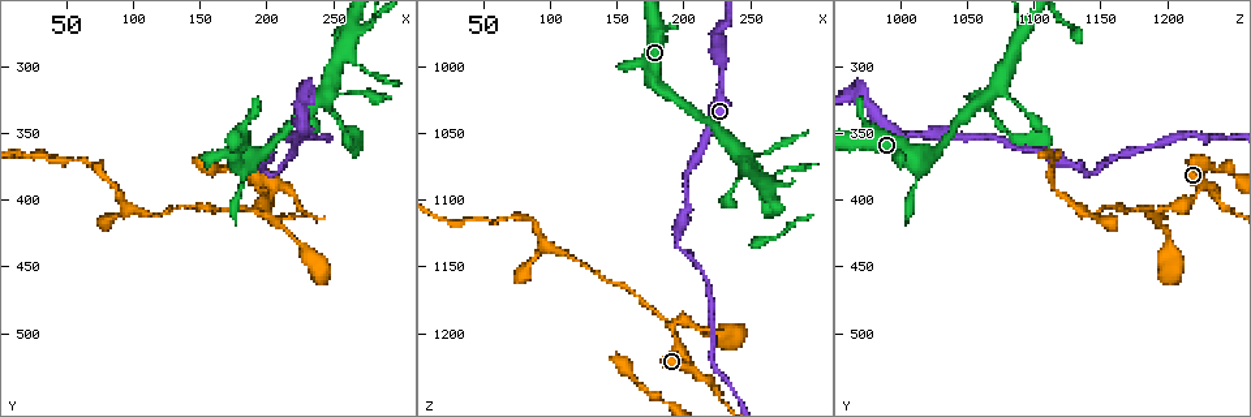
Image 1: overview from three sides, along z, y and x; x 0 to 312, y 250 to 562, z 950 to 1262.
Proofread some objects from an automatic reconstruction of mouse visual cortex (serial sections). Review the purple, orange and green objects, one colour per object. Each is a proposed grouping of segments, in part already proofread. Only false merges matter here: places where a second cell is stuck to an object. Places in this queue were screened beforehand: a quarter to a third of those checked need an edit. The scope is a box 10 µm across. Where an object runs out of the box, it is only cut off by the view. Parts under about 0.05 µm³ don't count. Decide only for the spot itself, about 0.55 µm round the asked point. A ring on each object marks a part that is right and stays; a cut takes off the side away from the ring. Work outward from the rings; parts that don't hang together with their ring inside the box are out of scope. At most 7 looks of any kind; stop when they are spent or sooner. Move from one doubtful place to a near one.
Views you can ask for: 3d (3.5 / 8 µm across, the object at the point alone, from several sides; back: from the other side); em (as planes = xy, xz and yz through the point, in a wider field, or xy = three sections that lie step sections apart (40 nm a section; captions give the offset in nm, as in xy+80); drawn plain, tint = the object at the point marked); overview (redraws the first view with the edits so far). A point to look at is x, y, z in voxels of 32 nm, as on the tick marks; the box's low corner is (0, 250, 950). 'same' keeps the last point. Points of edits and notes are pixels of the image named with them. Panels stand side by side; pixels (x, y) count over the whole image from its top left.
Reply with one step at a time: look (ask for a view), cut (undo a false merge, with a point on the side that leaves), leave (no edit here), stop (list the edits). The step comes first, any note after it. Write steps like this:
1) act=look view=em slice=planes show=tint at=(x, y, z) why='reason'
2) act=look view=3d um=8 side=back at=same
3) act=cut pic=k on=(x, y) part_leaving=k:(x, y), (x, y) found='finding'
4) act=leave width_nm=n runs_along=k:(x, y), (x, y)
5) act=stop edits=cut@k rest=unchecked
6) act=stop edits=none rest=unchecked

act=look view=3d um=8 side=back at=(190, 408, 1194) why='three arms meet'

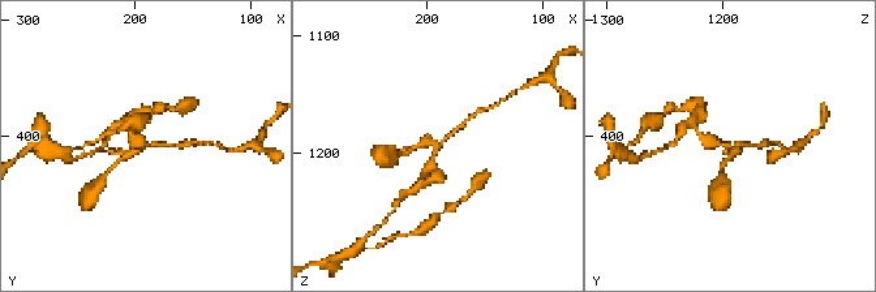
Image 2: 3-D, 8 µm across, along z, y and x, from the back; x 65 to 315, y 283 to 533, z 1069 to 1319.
act=look view=3d um=3.5 at=same

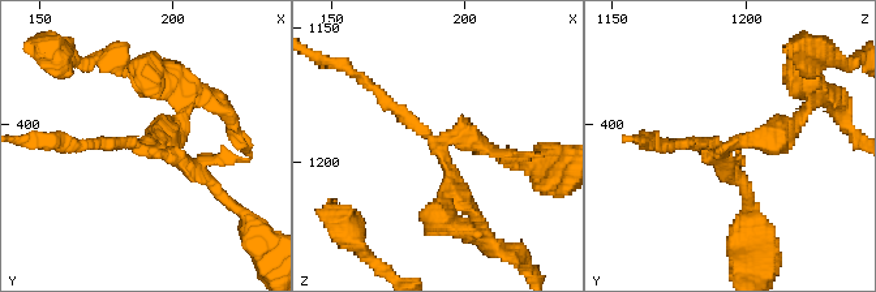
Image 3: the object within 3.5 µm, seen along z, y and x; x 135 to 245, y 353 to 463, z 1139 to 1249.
act=cut pic=3 on=(492, 151) found='a second cell is stuck on'

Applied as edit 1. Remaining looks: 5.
act=look view=3d um=3.5 side=back at=(262, 274, 1088) why='arms part here'

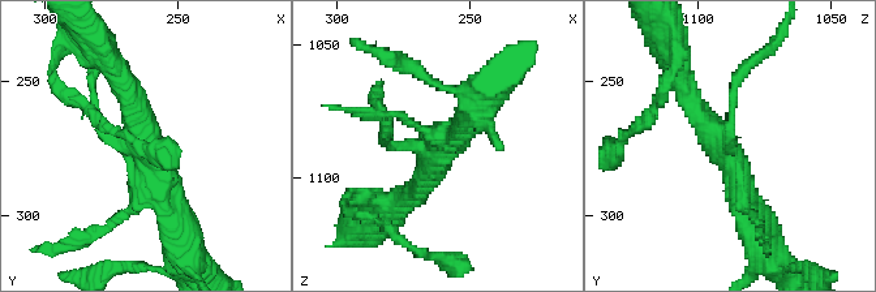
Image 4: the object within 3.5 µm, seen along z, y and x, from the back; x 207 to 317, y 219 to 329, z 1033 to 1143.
act=look view=em slice=xy step=1 show=tint at=(263, 277, 1087) arms=3 arm_widths_nm=150,300,350

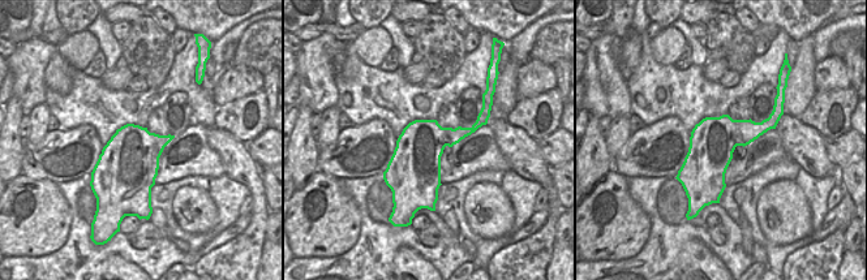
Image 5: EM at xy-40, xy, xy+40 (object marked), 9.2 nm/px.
act=leave width_nm=480 runs_along=4:(752, 227), (733, 155), (682, 84) found='all the same cell'

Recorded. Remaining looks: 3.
act=look view=overview why='see it whole again'

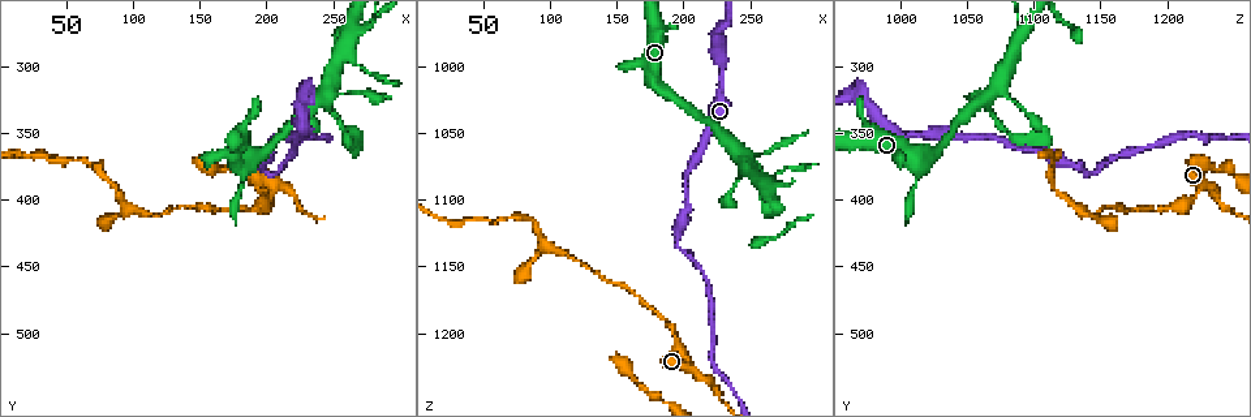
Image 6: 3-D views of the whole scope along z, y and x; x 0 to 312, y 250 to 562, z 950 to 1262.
act=look view=3d um=3.5 at=(100, 406, 1136) why='branch point'

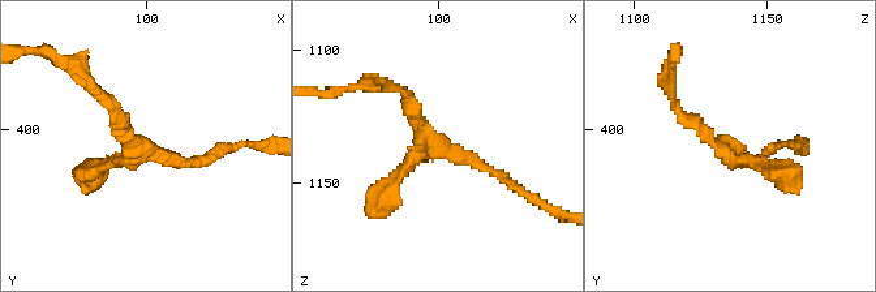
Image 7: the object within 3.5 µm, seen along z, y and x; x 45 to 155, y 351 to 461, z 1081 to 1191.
act=look view=em slice=xy step=3 show=tint at=(99, 406, 1135) why='shape alone is not enough'

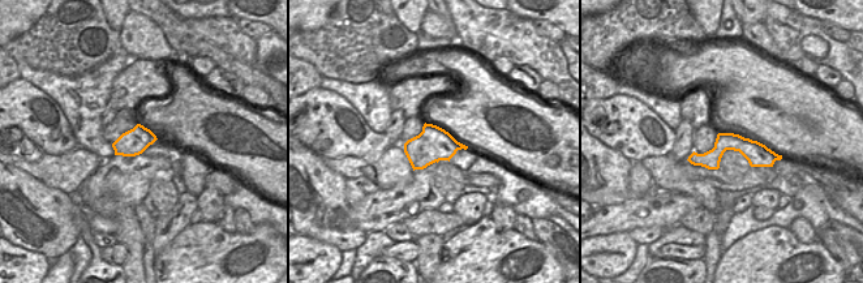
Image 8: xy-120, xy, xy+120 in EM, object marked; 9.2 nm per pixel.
act=leave runs_along=7:(505, 181), (429, 138), (413, 101), (393, 87) found='continuous, no second cell'

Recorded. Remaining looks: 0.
act=stop edits=cut@3 rest=unchecked

